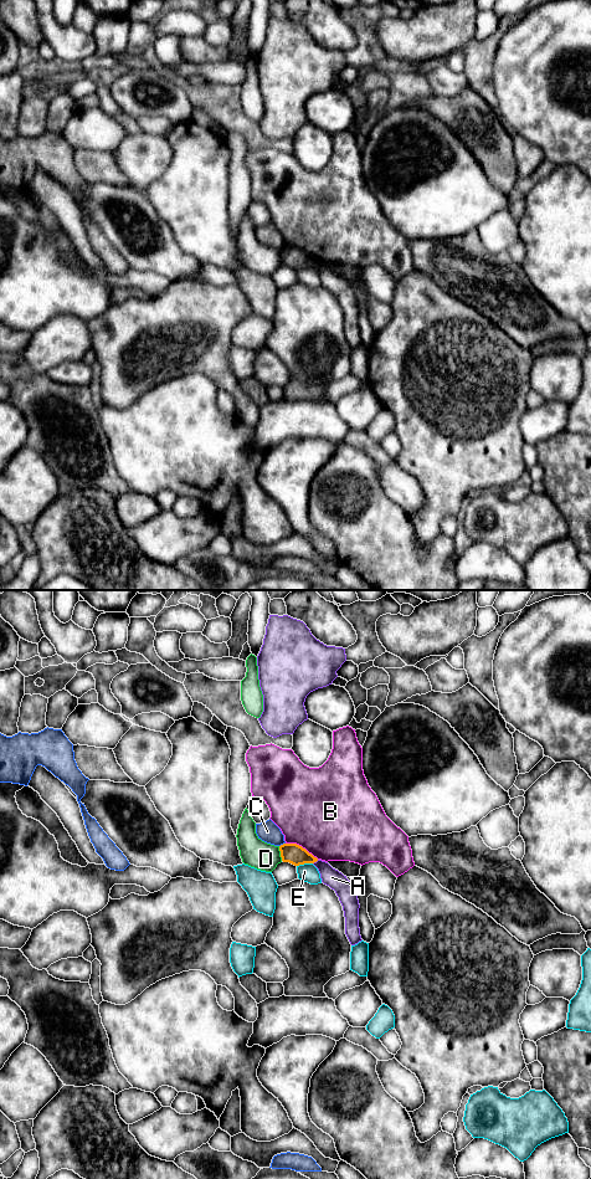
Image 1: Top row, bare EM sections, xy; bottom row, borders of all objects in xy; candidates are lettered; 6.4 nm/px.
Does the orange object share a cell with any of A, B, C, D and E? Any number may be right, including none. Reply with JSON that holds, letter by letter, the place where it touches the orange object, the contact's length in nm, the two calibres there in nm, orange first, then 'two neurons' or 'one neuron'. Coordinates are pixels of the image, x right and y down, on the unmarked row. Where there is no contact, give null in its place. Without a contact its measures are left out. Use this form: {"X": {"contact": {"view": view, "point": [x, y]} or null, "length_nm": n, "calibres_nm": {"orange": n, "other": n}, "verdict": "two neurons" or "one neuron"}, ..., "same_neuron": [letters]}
{"A": {"contact": {"view": "xy", "point": [315, 265]}, "length_nm": 50, "calibres_nm": {"orange": 130, "other": 120}, "verdict": "two neurons"}, "B": {"contact": {"view": "xy", "point": [301, 250]}, "length_nm": 240, "calibres_nm": {"orange": 130, "other": 500}, "verdict": "two neurons"}, "C": {"contact": {"view": "xy", "point": [283, 247]}, "length_nm": 50, "calibres_nm": {"orange": 130, "other": 140}, "verdict": "two neurons"}, "D": {"contact": {"view": "xy", "point": [281, 257]}, "length_nm": 100, "calibres_nm": {"orange": 130, "other": 190}, "verdict": "two neurons"}, "E": {"contact": {"view": "xy", "point": [304, 266]}, "length_nm": 110, "calibres_nm": {"orange": 130, "other": 120}, "verdict": "two neurons"}, "same_neuron": []}

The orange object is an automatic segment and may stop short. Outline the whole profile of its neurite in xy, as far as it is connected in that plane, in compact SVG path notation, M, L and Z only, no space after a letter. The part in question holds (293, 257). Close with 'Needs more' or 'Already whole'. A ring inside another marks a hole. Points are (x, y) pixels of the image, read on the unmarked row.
M283 247L279 250L279 255L282 265L294 270L314 267L318 265L317 261L297 247Z. Already whole

